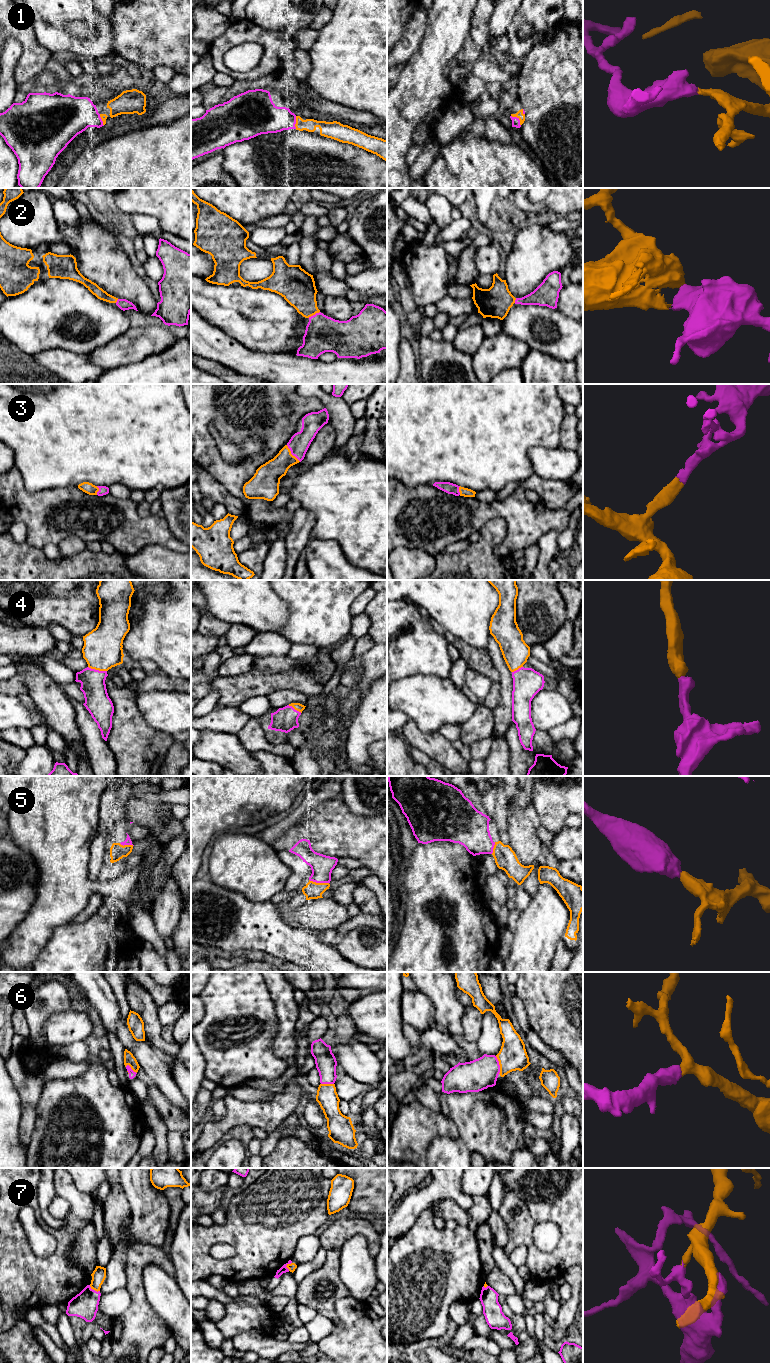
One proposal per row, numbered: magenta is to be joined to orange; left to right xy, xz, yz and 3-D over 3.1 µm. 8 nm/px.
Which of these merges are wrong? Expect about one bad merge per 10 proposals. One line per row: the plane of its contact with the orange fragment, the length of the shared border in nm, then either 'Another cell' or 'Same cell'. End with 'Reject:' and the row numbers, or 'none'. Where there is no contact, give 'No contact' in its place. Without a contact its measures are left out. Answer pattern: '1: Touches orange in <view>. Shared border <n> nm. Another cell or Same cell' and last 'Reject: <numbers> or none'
1: Touches orange in yz. Shared border 120 nm. Same cell
2: Touches orange in xz. Shared border 110 nm. Same cell
3: Touches orange in xz. Shared border 180 nm. Same cell
4: Touches orange in xy. Shared border 160 nm. Same cell
5: Touches orange in xz. Shared border 160 nm. Same cell
6: Touches orange in yz. Shared border 150 nm. Same cell
7: Touches orange in xy. Shared border 100 nm. Another cell
Reject: 7

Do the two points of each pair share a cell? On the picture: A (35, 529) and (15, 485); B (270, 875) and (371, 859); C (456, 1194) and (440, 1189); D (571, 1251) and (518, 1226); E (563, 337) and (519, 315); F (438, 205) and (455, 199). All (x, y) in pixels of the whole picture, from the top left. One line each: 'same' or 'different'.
A: same
B: different
C: same
D: different
E: same
F: different

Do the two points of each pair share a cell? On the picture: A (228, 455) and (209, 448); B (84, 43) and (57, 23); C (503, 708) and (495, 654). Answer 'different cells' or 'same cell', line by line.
A: different cells
B: same cell
C: same cell

